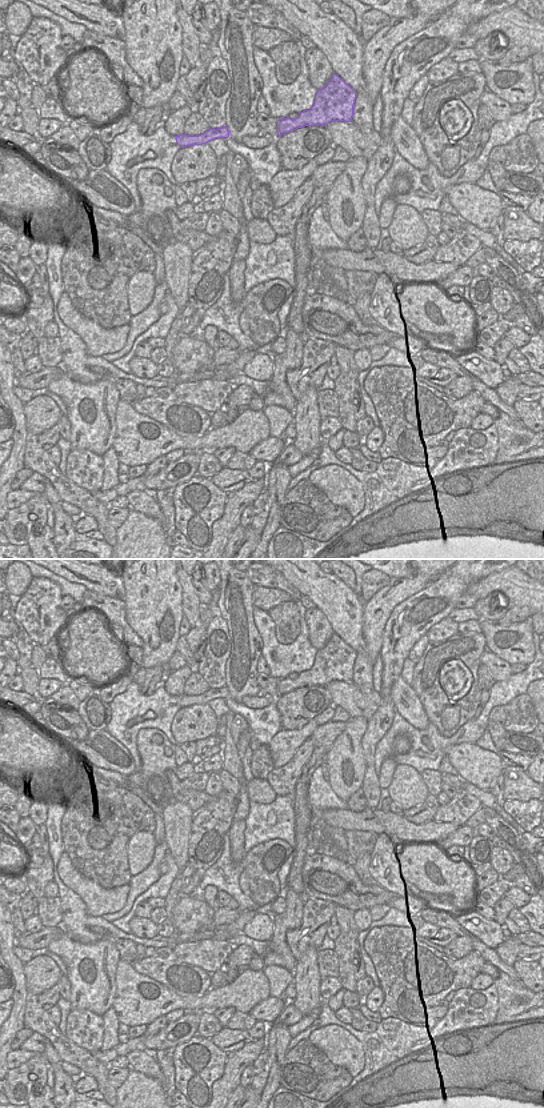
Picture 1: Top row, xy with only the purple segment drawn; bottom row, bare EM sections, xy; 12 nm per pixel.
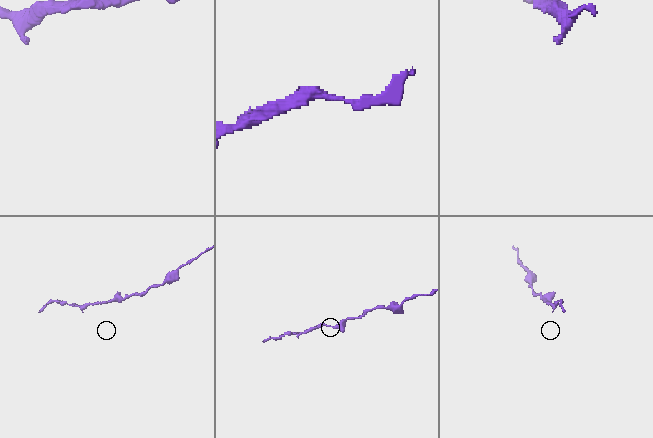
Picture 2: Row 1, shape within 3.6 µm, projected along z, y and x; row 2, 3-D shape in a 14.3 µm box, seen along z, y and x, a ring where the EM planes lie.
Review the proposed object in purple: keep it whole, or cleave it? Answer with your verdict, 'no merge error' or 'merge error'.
no merge error

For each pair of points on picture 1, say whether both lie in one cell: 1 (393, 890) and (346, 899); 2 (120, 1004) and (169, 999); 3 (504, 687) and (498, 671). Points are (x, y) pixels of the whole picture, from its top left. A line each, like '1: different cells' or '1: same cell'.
1: different cells
2: same cell
3: different cells

